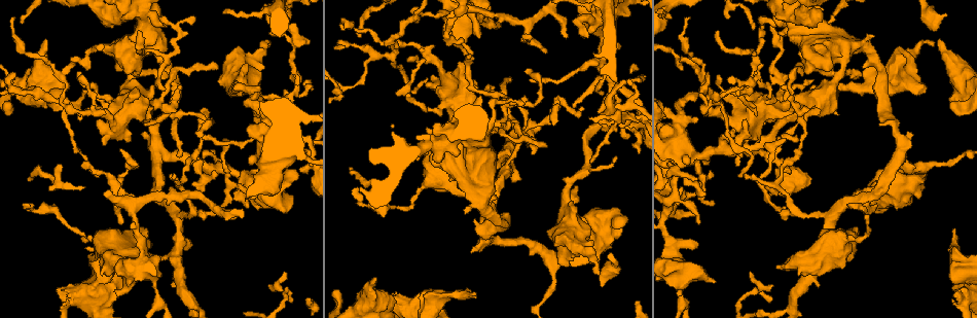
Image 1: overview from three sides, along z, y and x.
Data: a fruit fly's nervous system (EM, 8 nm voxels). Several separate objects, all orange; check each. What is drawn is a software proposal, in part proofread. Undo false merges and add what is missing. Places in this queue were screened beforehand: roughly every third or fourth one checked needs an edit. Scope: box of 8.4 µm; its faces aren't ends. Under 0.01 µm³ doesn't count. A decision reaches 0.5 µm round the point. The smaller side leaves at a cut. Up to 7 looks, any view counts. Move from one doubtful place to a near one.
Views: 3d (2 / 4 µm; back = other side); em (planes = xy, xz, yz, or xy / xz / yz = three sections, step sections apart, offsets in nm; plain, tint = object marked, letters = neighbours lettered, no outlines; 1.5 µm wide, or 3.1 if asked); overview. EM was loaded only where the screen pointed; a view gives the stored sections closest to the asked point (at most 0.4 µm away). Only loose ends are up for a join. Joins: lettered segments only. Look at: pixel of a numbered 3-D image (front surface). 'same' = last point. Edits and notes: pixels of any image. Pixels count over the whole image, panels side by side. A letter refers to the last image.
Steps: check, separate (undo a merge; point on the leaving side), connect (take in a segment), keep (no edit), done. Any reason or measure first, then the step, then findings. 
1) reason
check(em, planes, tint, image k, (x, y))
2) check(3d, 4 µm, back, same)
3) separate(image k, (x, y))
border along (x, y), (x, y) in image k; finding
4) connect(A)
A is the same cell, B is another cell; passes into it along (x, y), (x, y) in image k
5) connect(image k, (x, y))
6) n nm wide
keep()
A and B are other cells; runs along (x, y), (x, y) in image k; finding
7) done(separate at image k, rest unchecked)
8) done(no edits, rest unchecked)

an open end
check(3d, 2 µm, back, image 1, (23, 23))

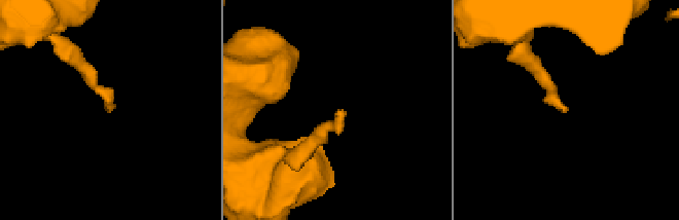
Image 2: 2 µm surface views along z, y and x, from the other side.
check(em, planes, tint, image 2, (108, 110))

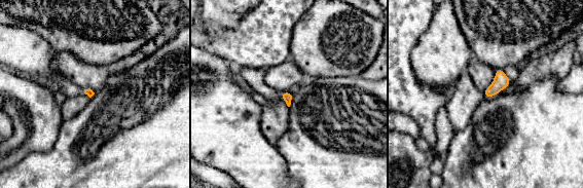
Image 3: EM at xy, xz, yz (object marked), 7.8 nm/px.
check(em, planes, letters, same)

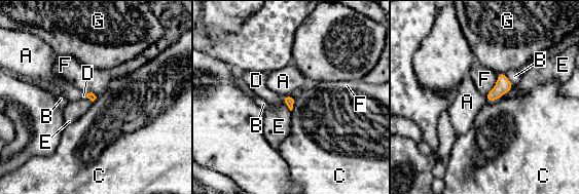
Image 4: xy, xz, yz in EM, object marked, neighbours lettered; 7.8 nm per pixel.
connect(D)
D is the same cell, A, B, C, E, F and G are other cells; passes into it along (289, 101), (284, 98), (256, 82) in image 4; it goes on there

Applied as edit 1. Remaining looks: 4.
redraw
check(overview)

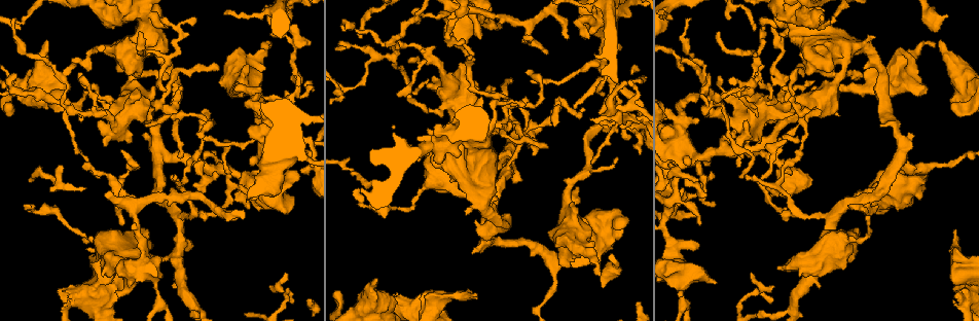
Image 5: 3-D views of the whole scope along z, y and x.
branch stops here
check(em, xy, step 4, letters, image 5, (409, 144))

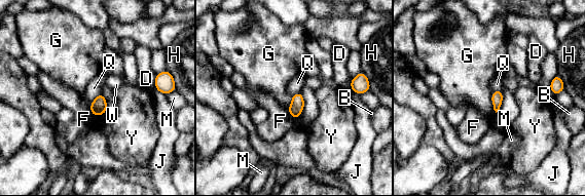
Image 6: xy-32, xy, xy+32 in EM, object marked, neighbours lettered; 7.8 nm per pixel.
keep()
B, D, F, G, H, J, M, Q, W and Y are other cells; border along (100, 92), (88, 108) in image 6; none of them fits

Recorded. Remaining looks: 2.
a fork
check(3d, 2 µm, image 5, (181, 115))

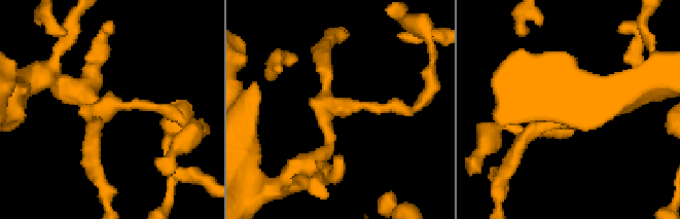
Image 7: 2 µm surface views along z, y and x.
now the EM
check(em, planes, letters, image 7, (104, 110))

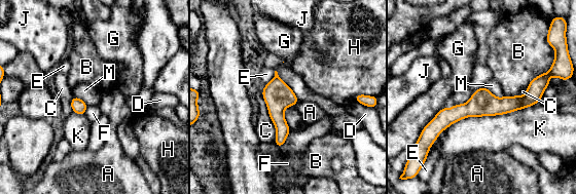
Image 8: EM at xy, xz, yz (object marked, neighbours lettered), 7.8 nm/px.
keep()
A, B, C, D, E, F, G, H, J, K and M are other cells; border along (288, 106), (284, 118), (290, 130) in image 8; one cell here

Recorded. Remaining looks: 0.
done(connect at image 4, rest unchecked)

